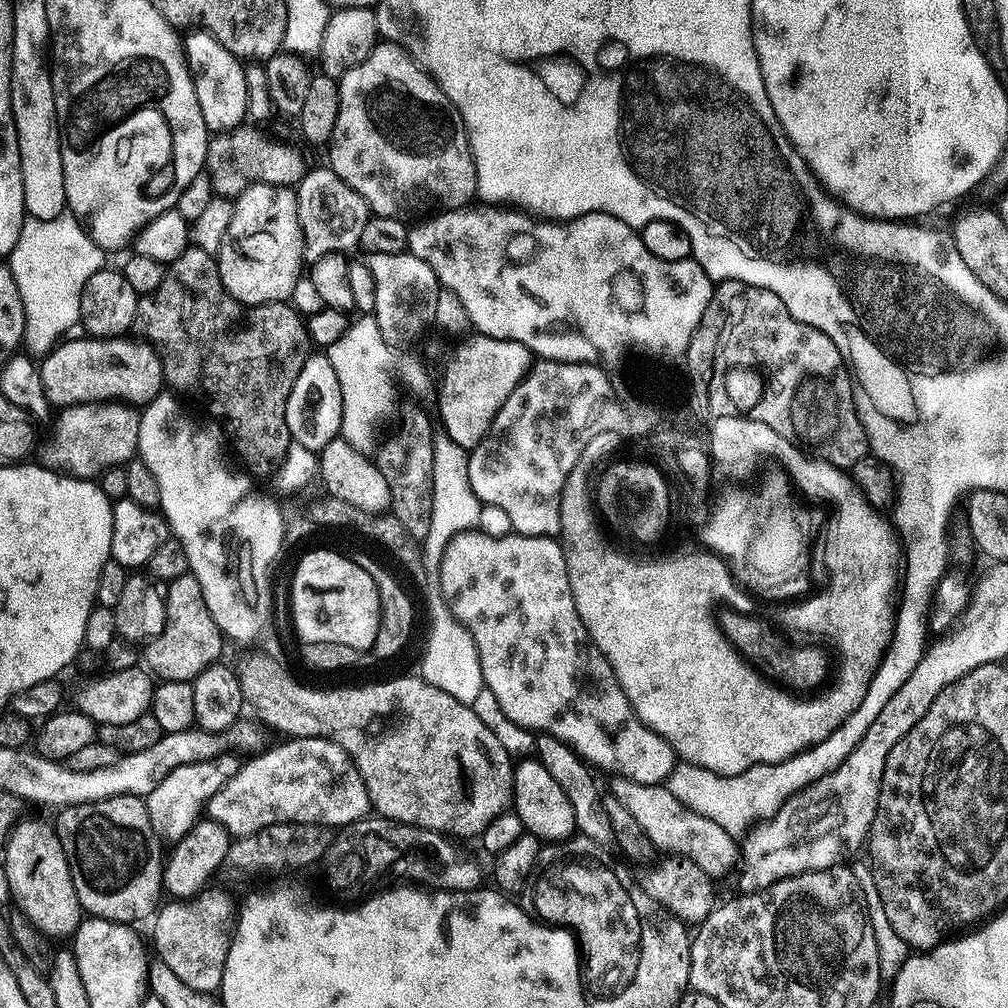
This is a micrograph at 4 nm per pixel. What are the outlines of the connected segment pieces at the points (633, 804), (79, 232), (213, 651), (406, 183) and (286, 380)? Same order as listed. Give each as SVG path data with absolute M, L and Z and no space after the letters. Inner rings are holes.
M617 775L611 780L610 795L630 810L634 822L642 826L642 834L649 845L661 848L664 854L690 858L694 866L702 866L704 873L713 878L719 878L731 864L733 867L738 858L738 844L729 832L718 826L718 822L710 822L710 818L685 808L664 784L643 784Z
M65 214L54 218L53 220L33 220L31 218L25 219L22 230L20 231L20 237L18 242L14 246L14 250L7 257L6 263L9 268L12 269L14 274L14 282L18 286L18 294L22 298L22 306L24 307L24 343L23 347L27 349L33 357L40 358L45 354L52 351L57 344L61 343L65 339L66 334L72 327L77 327L80 324L80 307L82 306L82 290L84 289L85 282L90 279L90 277L98 271L99 268L105 267L106 264L106 253L103 248L99 248L92 237L88 234L88 229L76 219L75 216L71 214Z
M191 572L182 574L182 578L167 581L163 593L166 622L162 626L162 634L147 641L142 656L147 671L153 677L161 681L191 682L198 674L202 674L202 670L223 657L220 655L224 652L226 637L218 630L214 618L210 618L210 610L206 610L206 598L202 598L202 586L198 586L198 578L194 578Z
M377 42L368 57L346 70L338 83L338 122L334 122L334 134L326 145L326 164L346 186L362 194L375 215L408 222L429 214L467 208L477 199L476 167L462 118L450 98L446 98L444 91L405 48Z
M190 246L174 263L167 265L164 277L162 278L162 286L158 286L158 290L154 290L150 294L139 297L136 302L136 318L138 328L141 328L143 335L154 345L160 354L160 361L164 367L164 379L169 389L175 390L177 393L188 396L201 396L202 399L208 400L209 417L215 418L222 425L227 439L236 447L236 452L249 464L247 467L253 473L273 471L274 466L279 465L283 460L289 444L293 443L290 430L286 426L286 402L290 390L294 390L294 382L298 378L298 374L302 374L302 366L306 362L306 358L310 354L310 337L308 334L308 325L301 313L292 307L291 303L281 302L279 304L240 304L234 299L222 286L222 278L220 271L216 265L217 257L213 253L202 250L201 248Z

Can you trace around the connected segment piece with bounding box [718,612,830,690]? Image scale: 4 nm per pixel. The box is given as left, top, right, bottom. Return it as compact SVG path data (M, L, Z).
M742 612L719 613L718 623L724 631L724 637L749 664L759 669L765 677L779 682L785 689L800 690L796 688L816 687L819 689L829 679L828 656L822 649L795 648L794 645L787 644L770 625L750 620Z

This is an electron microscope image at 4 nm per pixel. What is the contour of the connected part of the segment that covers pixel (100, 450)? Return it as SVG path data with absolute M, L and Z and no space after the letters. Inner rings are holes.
M101 402L99 404L72 404L69 408L60 408L60 422L56 426L56 448L60 451L60 460L65 464L67 471L77 478L96 478L108 468L118 468L133 459L138 452L138 426L140 425L140 412L133 405L123 402Z

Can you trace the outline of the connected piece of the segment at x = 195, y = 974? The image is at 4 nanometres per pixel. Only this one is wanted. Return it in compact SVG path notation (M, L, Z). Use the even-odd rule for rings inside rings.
M205 890L188 901L165 903L151 921L155 955L170 966L170 970L190 986L190 990L203 994L219 993L234 931L234 900L232 904L226 893L212 891Z

